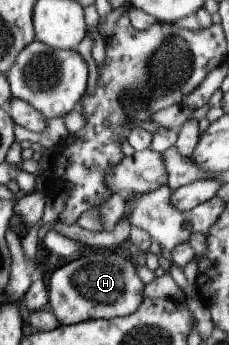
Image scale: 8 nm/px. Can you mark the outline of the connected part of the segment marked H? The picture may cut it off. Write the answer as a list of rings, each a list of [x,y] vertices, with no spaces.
[[[113,249],[103,250],[102,253],[92,253],[79,259],[66,262],[56,268],[48,281],[48,303],[52,313],[56,315],[60,325],[69,326],[88,320],[112,319],[134,313],[144,301],[144,287],[142,279],[136,273],[136,264],[131,259],[118,255]]]

